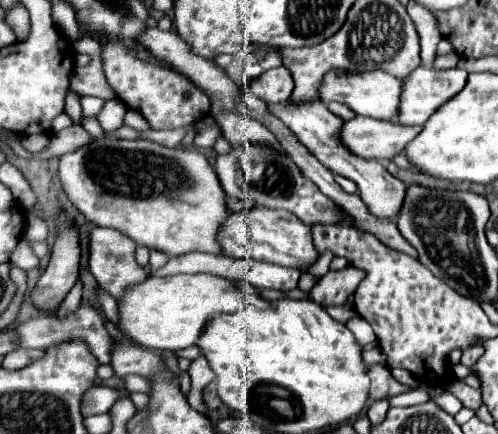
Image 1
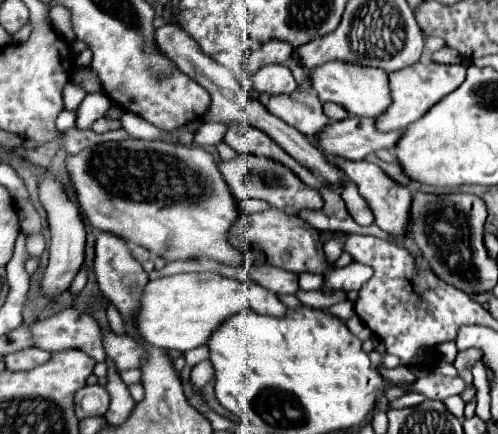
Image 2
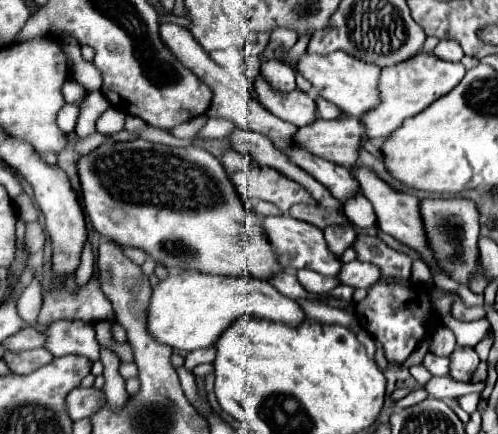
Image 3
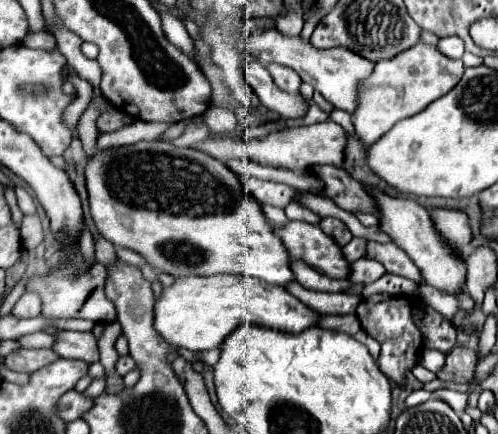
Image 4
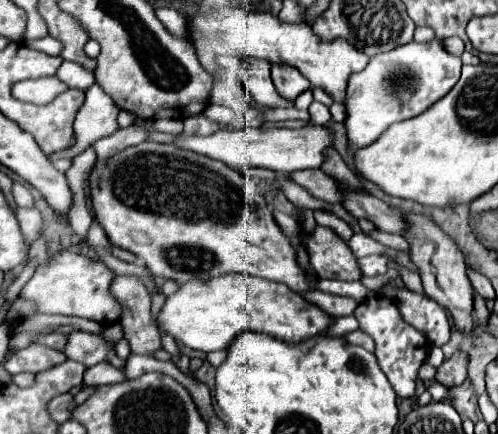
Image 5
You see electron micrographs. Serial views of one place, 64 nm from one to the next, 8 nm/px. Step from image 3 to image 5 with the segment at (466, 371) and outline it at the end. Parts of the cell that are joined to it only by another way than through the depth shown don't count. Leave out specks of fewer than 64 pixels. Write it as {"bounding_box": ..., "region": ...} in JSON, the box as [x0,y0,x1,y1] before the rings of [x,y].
{"bounding_box":[436,352,466,390],"region":[[[456,352],[450,360],[444,360],[436,372],[436,380],[448,390],[462,384],[466,380],[466,356],[462,352]]]}

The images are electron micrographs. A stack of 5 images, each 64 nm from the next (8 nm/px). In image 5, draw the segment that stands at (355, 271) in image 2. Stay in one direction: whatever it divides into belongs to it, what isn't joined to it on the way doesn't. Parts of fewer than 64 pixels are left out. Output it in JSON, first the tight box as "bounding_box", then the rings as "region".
{"bounding_box":[360,256,388,276],"region":[[[366,256],[366,258],[360,258],[360,268],[362,268],[364,276],[386,274],[388,260],[386,260],[386,256]]]}

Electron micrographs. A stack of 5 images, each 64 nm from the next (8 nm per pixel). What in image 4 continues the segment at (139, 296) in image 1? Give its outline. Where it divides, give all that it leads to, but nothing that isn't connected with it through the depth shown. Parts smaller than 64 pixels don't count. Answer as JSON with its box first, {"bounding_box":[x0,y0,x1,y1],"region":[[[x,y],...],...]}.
{"bounding_box":[154,274,320,352],"region":[[[240,274],[188,276],[176,280],[170,288],[164,288],[162,298],[154,306],[154,328],[158,334],[166,342],[194,352],[220,348],[222,342],[244,322],[286,334],[300,334],[306,328],[318,326],[320,312],[302,304],[284,286]]]}

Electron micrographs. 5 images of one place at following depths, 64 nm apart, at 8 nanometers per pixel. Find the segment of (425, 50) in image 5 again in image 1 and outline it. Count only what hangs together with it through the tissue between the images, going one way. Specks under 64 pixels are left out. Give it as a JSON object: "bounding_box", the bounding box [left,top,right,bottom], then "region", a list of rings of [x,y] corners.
{"bounding_box":[396,66,468,126],"region":[[[418,66],[414,72],[410,72],[406,78],[400,80],[400,104],[398,104],[398,116],[396,124],[404,126],[420,126],[424,124],[438,106],[442,106],[446,100],[450,100],[460,88],[466,84],[468,72],[464,68],[448,68],[448,70],[436,70],[432,66]]]}

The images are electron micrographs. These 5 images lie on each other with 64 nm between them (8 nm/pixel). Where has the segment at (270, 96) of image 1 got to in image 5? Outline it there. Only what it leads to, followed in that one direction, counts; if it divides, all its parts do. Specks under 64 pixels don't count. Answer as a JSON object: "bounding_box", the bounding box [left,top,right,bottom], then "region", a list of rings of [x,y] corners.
{"bounding_box":[271,64,312,100],"region":[[[272,64],[271,79],[276,86],[276,92],[286,100],[296,100],[298,94],[312,86],[310,80],[306,80],[302,72],[298,68],[292,68],[290,64]]]}

